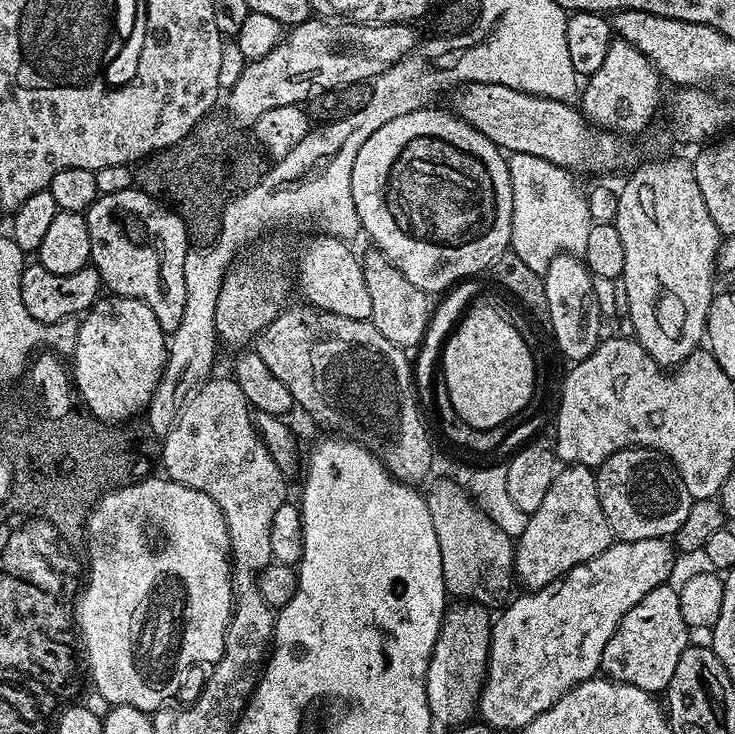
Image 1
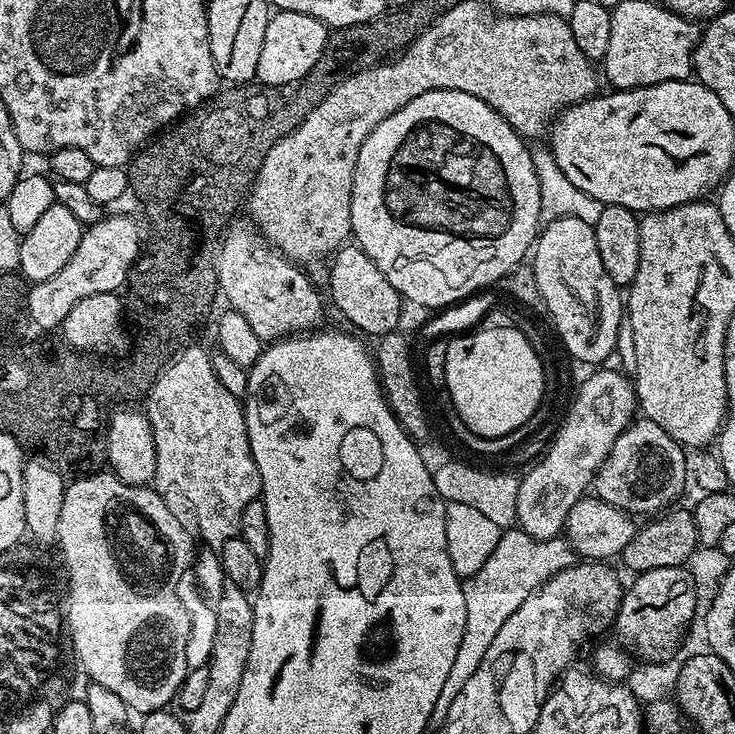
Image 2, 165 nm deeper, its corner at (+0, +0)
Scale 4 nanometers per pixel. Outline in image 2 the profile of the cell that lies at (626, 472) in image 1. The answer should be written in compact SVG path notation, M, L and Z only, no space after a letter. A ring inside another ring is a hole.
M633 419L597 470L595 495L633 518L648 518L663 513L679 501L676 499L683 494L684 483L689 483L690 464L687 459L684 461L684 455L685 449L674 438L670 438L670 434L666 434L658 422Z

